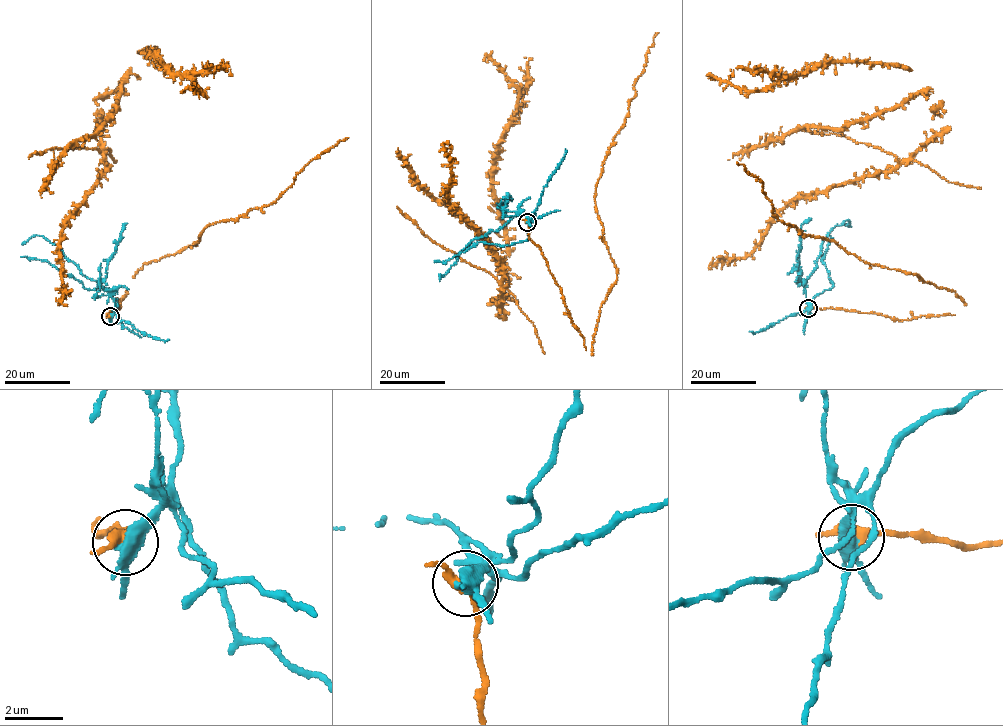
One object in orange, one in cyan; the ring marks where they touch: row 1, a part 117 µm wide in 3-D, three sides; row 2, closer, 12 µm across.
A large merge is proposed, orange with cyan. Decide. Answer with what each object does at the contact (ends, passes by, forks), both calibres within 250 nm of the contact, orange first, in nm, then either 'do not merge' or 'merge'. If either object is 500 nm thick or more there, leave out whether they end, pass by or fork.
orange passes by; cyan passes by; 300 nm thick on the orange side, 440 nm on the other; do not merge

